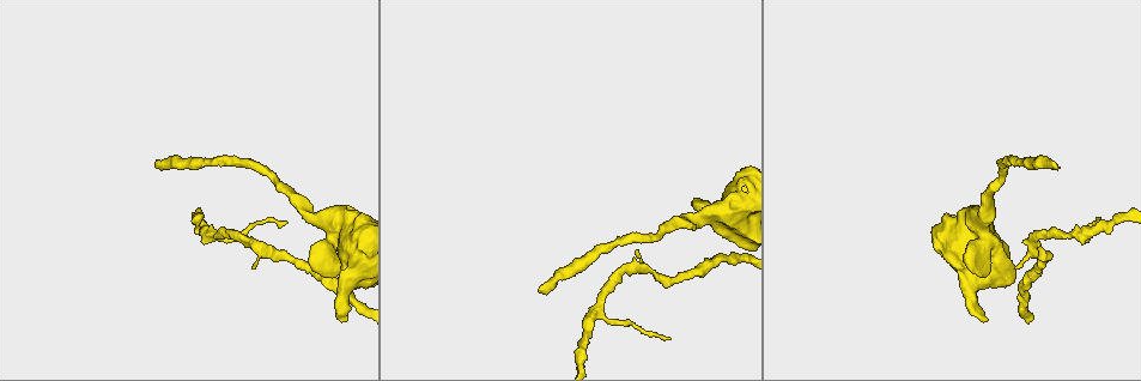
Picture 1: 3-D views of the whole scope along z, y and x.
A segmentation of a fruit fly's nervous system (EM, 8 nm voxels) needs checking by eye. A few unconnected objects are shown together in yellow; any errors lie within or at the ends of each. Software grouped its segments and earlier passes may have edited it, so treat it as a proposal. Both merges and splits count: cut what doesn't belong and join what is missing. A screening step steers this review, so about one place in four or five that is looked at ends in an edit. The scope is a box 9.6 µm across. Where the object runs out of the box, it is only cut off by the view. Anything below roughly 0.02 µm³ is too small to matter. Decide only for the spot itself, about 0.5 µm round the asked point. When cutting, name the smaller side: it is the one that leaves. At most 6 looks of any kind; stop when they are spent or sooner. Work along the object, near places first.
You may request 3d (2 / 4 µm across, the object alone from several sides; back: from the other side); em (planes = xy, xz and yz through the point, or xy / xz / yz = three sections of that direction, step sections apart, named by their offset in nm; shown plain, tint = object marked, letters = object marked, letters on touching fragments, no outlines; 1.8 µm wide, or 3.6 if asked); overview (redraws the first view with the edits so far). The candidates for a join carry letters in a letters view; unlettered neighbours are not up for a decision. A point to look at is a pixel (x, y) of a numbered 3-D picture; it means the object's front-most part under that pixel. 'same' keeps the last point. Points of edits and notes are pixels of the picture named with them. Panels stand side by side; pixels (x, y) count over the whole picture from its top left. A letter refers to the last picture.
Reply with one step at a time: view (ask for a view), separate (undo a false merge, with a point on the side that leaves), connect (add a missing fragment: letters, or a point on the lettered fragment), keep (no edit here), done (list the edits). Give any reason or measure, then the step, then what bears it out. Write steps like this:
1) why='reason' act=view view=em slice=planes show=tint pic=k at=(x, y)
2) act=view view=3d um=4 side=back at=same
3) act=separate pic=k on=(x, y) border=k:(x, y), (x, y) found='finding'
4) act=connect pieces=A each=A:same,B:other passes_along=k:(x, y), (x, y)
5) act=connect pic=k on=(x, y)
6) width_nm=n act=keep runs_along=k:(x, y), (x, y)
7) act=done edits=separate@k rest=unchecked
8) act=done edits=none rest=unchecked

why='thin end' act=view view=3d um=2 pic=1 at=(1016, 266)

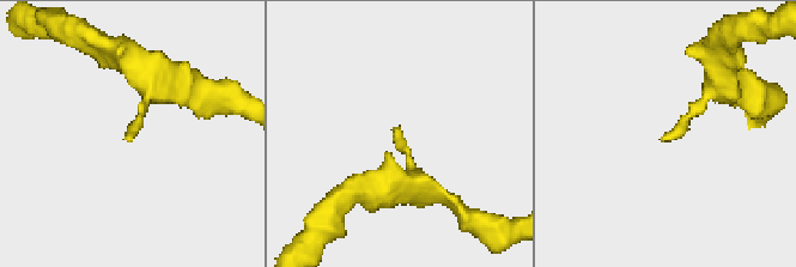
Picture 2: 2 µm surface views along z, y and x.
why='now the EM' act=view view=em slice=yz step=8 show=tint pic=2 at=(666, 138)

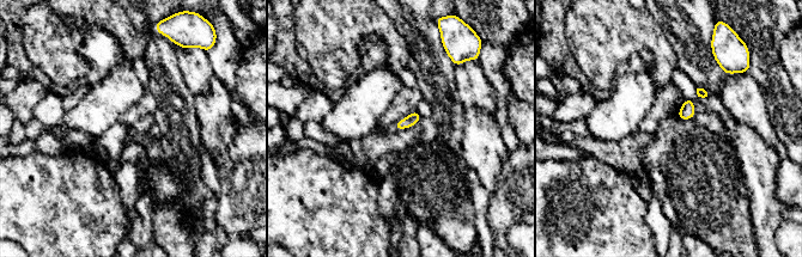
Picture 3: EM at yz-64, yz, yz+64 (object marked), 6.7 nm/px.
act=view view=em slice=planes show=letters at=same

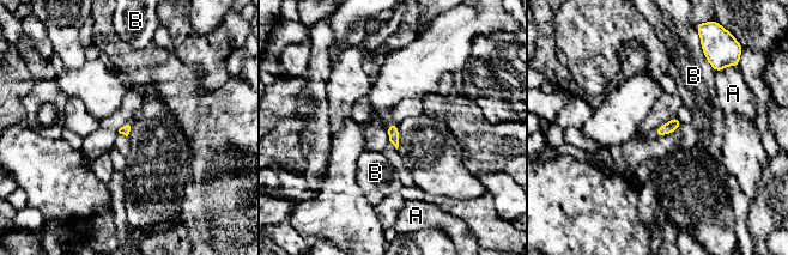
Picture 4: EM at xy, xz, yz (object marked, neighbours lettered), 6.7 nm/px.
act=keep each=A:other,B:other border=4:(707, 61), (714, 70) found='no lettered fragment goes on from it'

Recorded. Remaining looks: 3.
why='touches itself' act=view view=em slice=planes show=letters pic=1 at=(343, 251)

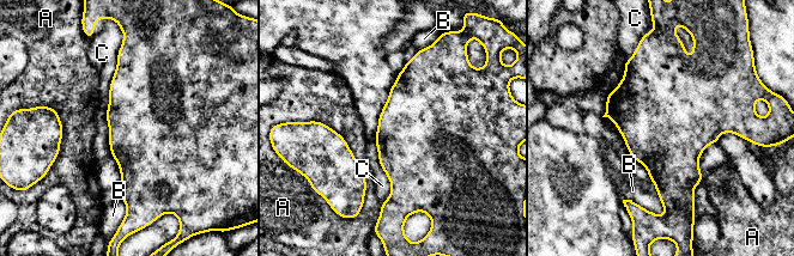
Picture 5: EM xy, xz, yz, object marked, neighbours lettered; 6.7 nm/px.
longest_contact=A:420nm act=keep each=A:other,B:other,C:other border=5:(374, 141), (391, 186), (382, 202) found='all the same cell'

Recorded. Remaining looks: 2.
why='free end' act=view view=em slice=xy step=4 show=letters pic=1 at=(343, 321)

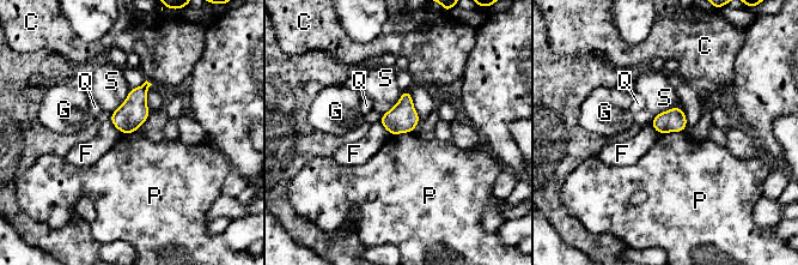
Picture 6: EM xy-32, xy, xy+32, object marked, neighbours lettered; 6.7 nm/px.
act=view view=em slice=planes show=letters at=same

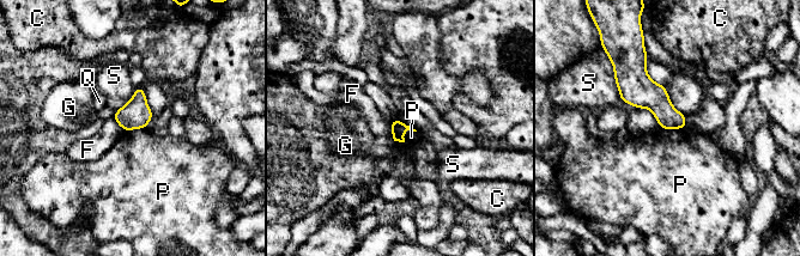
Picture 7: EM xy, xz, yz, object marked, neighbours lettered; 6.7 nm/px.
act=keep each=C:other,F:other,G:other,P:other,Q:other,S:other border=7:(416, 130), (395, 141) found='no lettered fragment goes on from it'

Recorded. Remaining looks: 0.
act=done edits=none rest=unchecked

